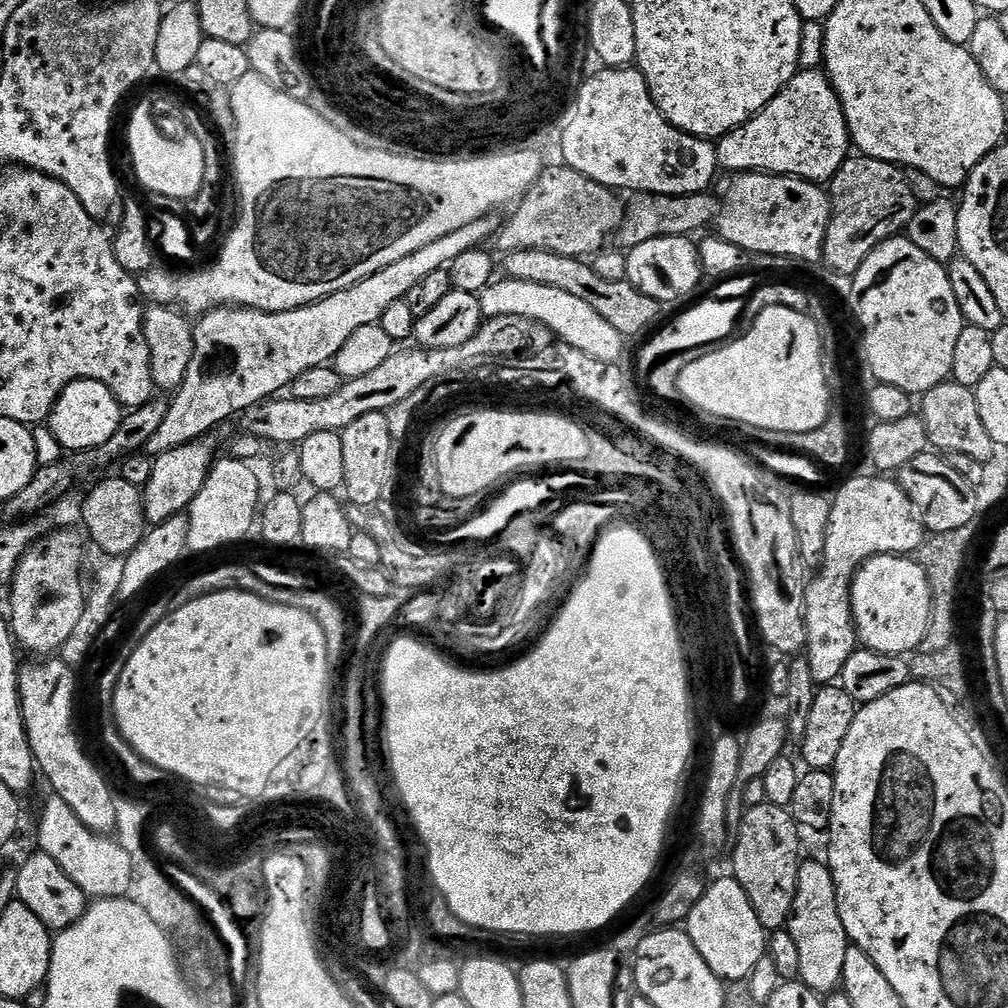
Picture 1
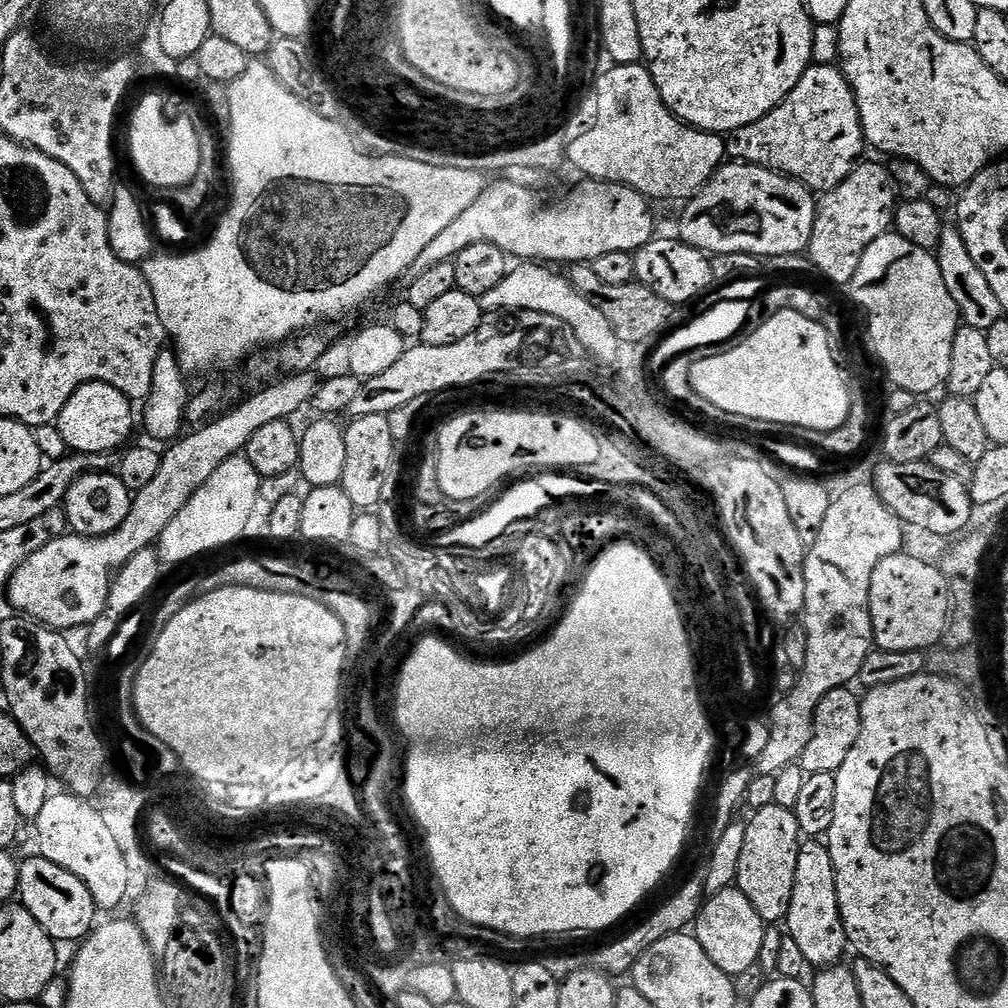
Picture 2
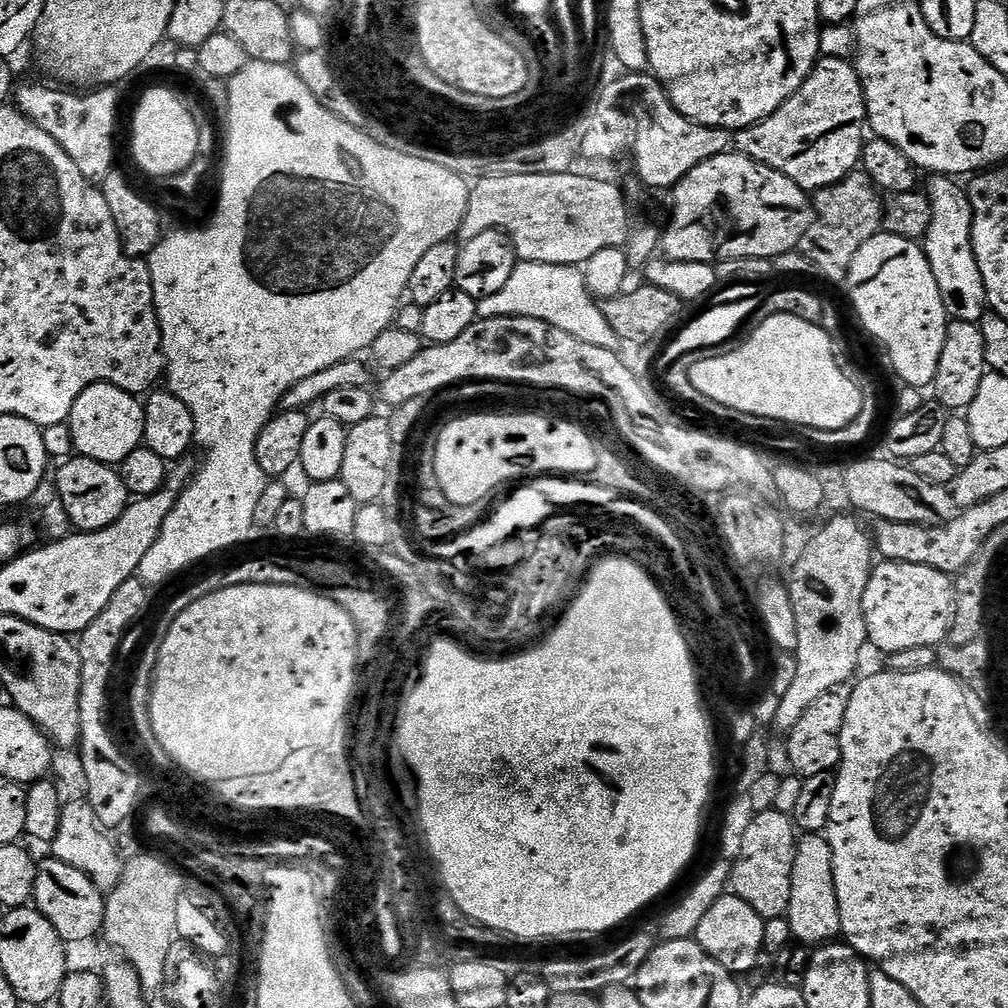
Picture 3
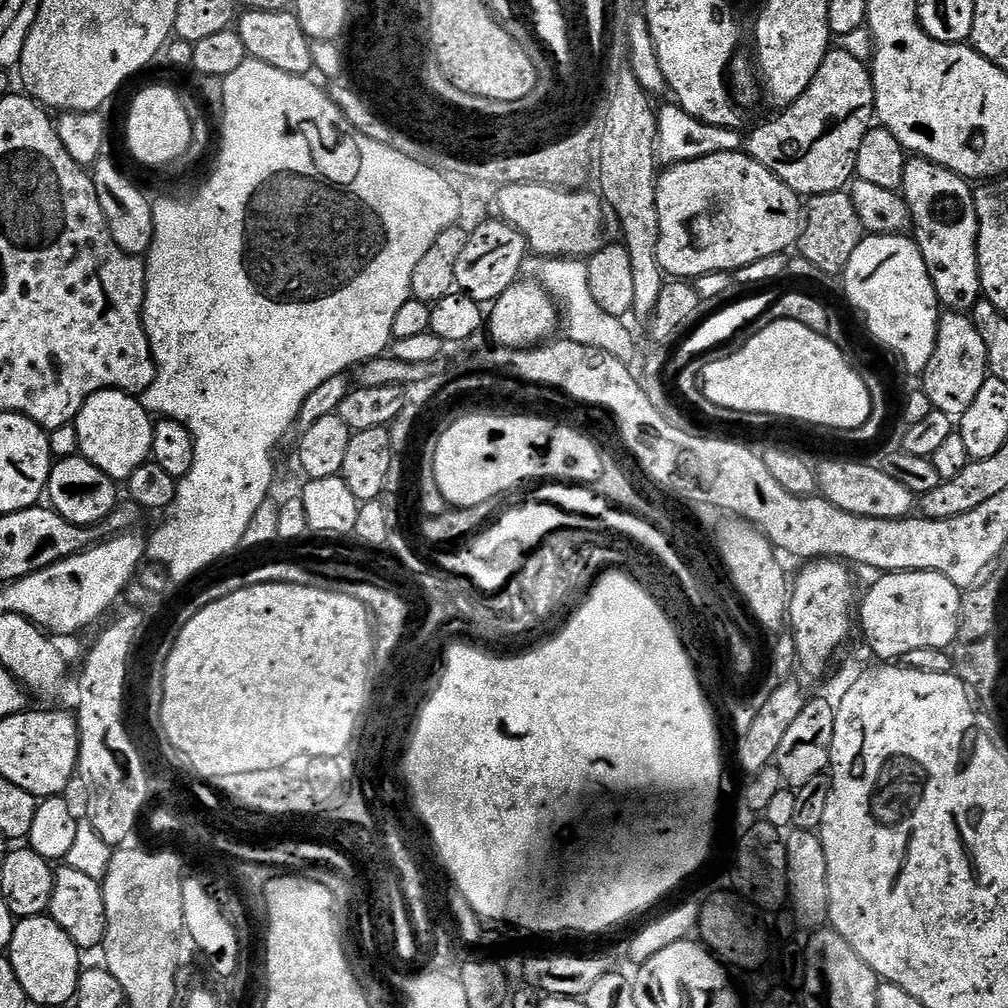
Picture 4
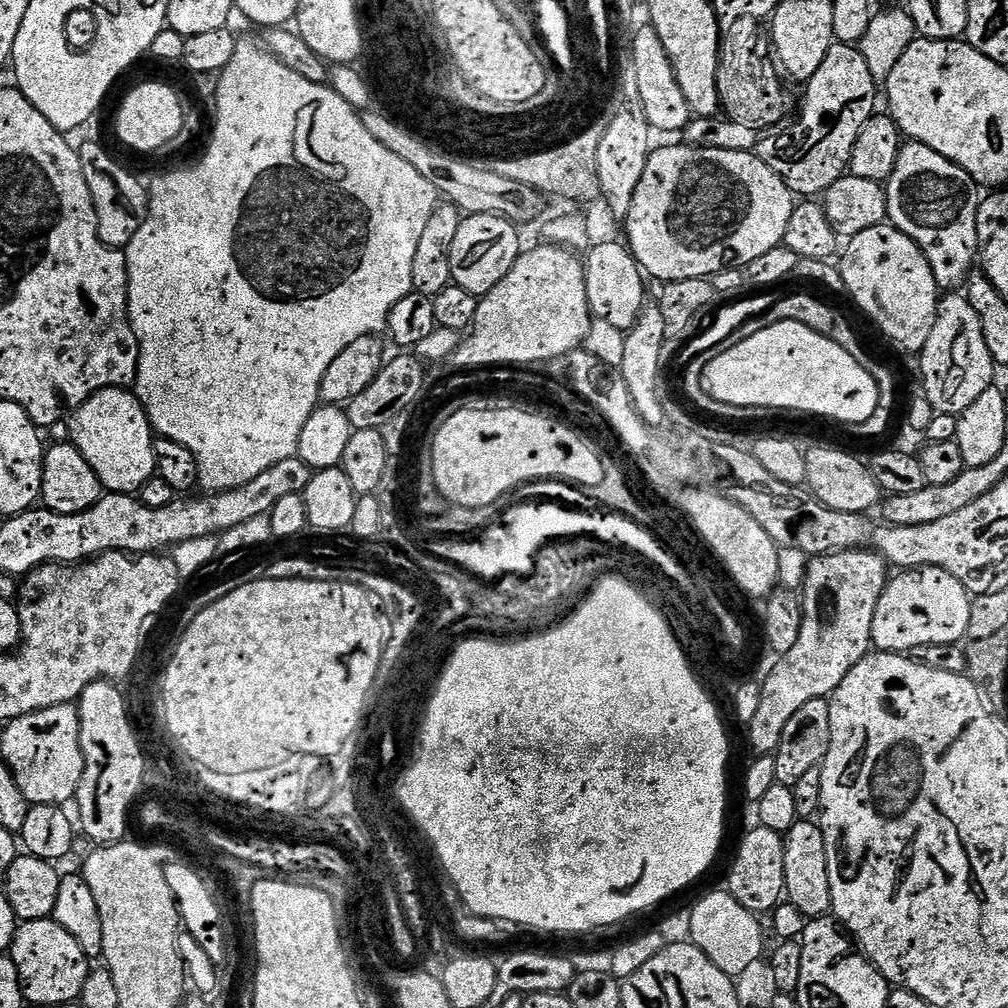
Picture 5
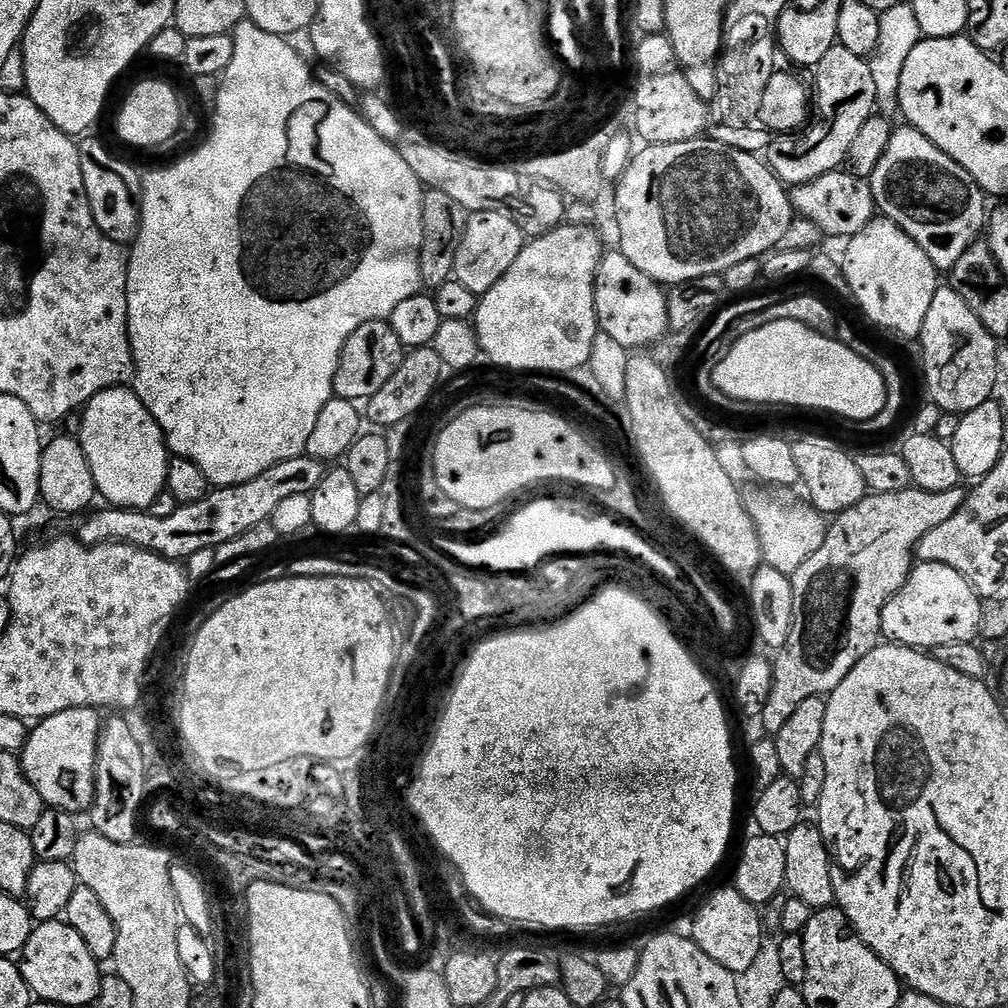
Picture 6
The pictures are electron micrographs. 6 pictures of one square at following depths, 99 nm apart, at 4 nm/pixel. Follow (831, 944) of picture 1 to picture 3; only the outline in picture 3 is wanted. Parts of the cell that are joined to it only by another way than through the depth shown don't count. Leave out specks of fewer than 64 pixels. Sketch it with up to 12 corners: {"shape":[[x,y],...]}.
{"shape":[[827,835],[796,841],[787,919],[819,946],[841,935]]}

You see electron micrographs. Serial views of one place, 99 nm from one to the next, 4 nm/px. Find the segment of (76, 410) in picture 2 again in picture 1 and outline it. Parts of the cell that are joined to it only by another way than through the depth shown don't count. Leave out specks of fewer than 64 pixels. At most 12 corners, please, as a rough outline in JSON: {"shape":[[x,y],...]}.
{"shape":[[97,380],[62,390],[46,427],[65,453],[110,442],[122,405]]}

